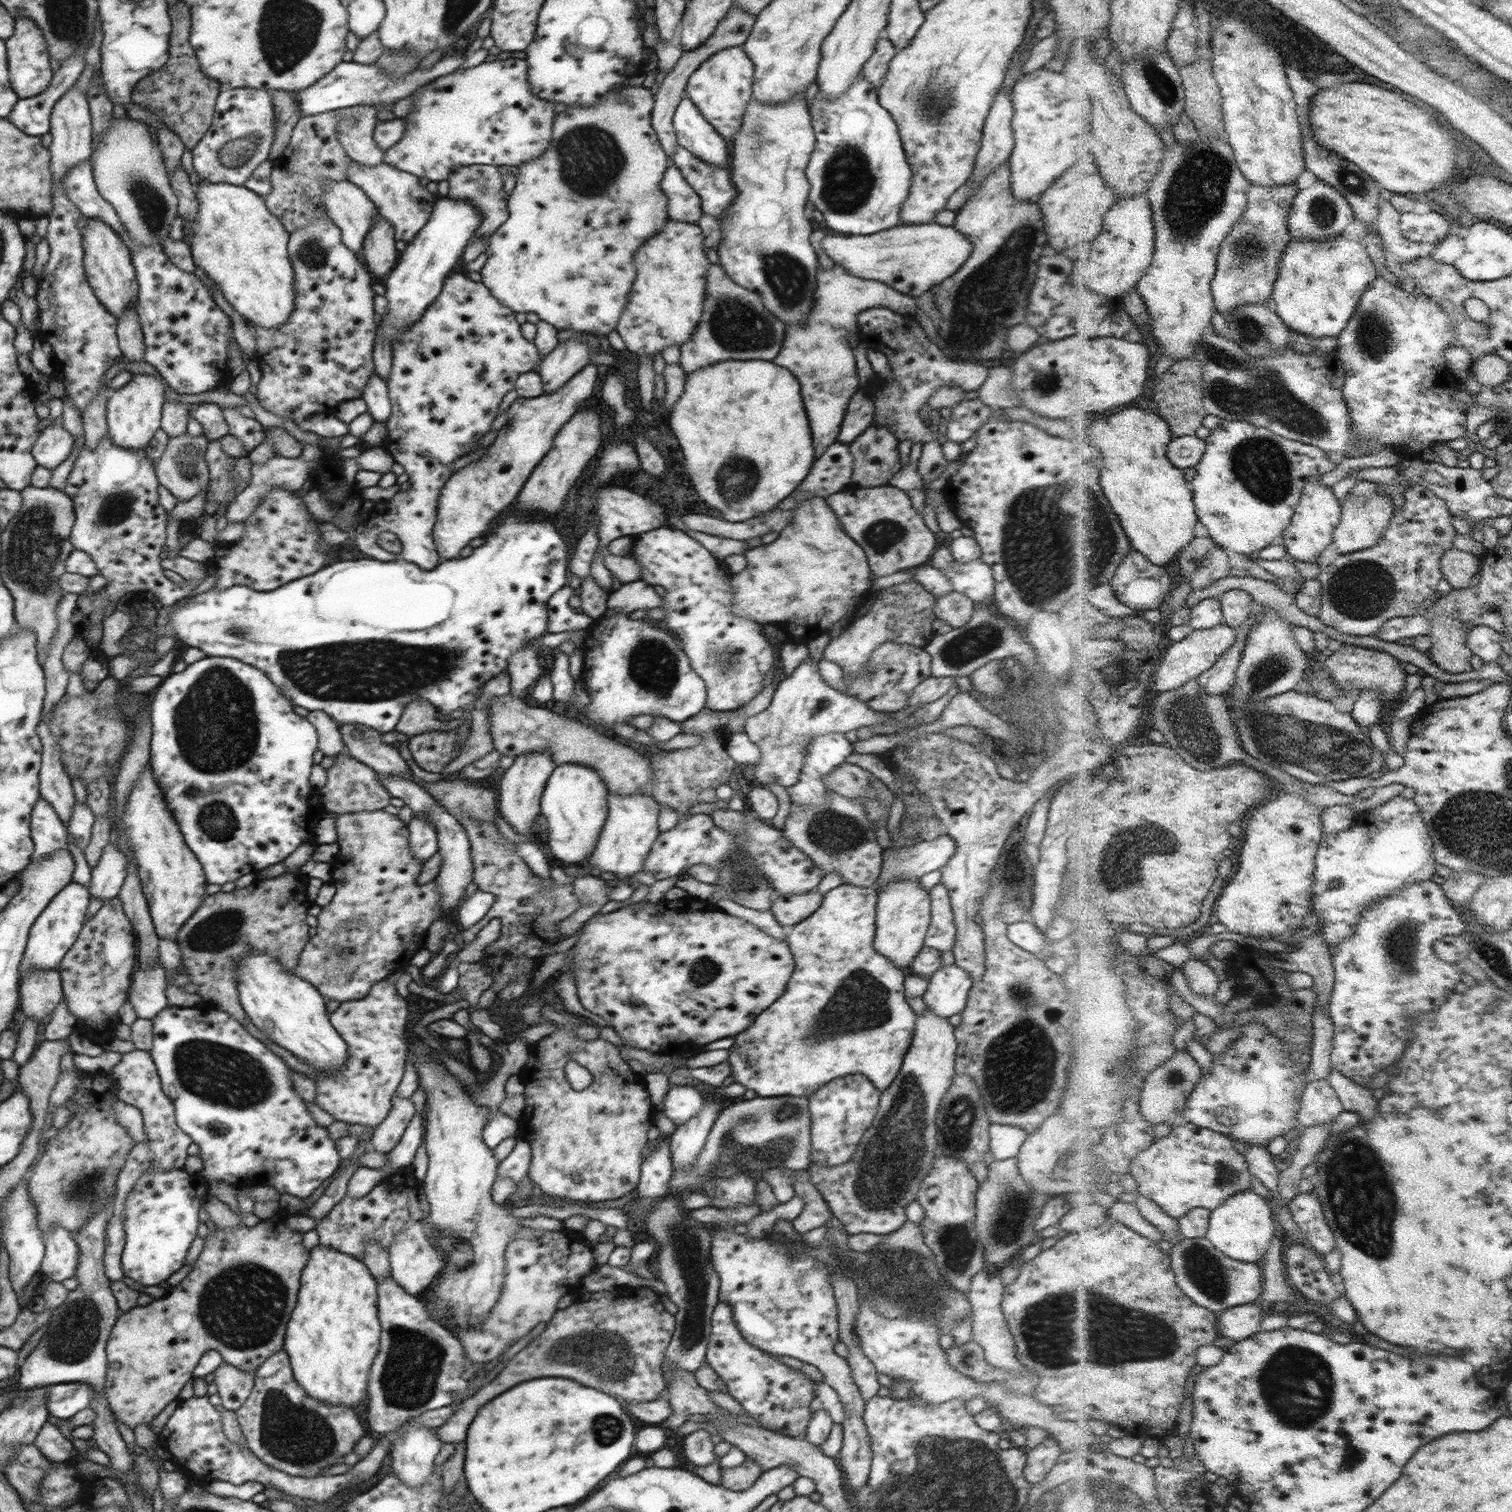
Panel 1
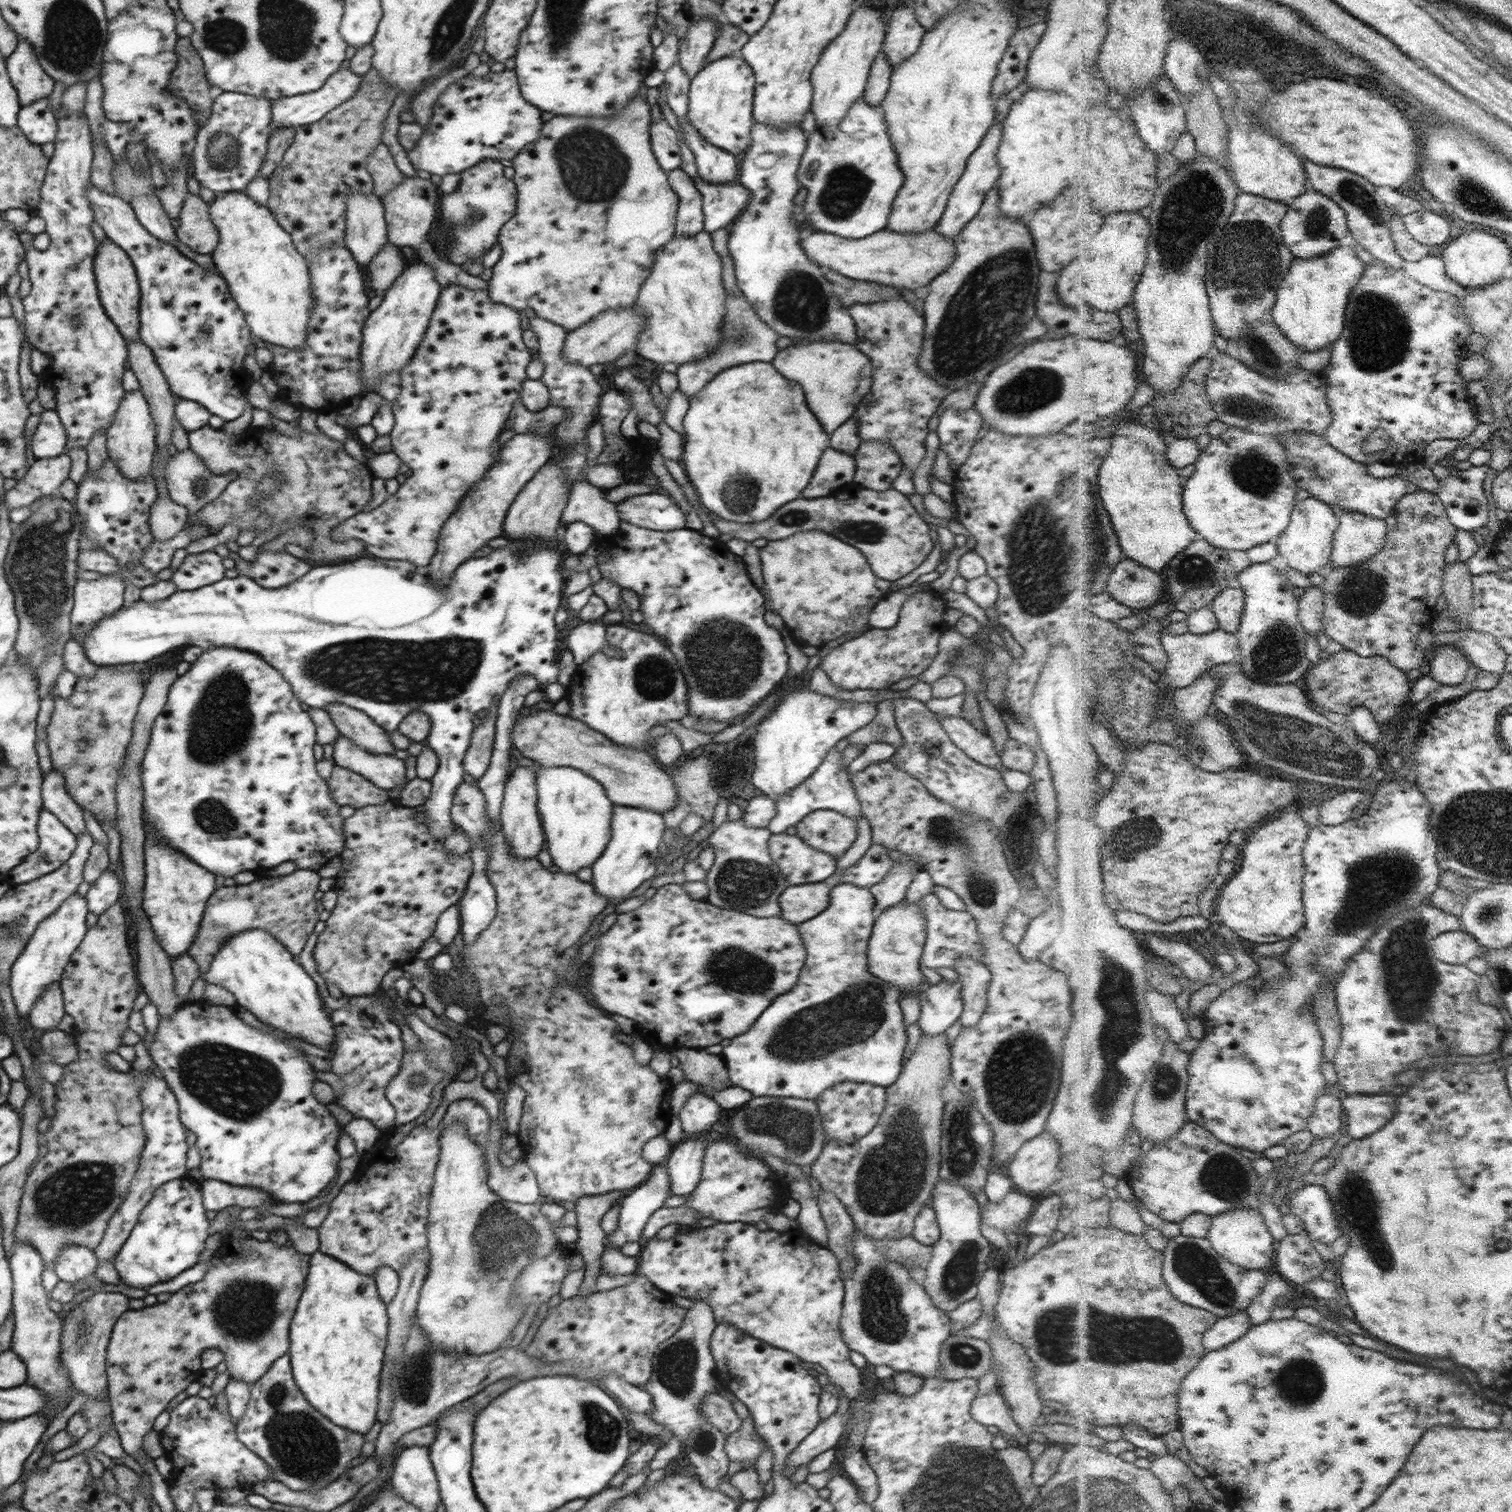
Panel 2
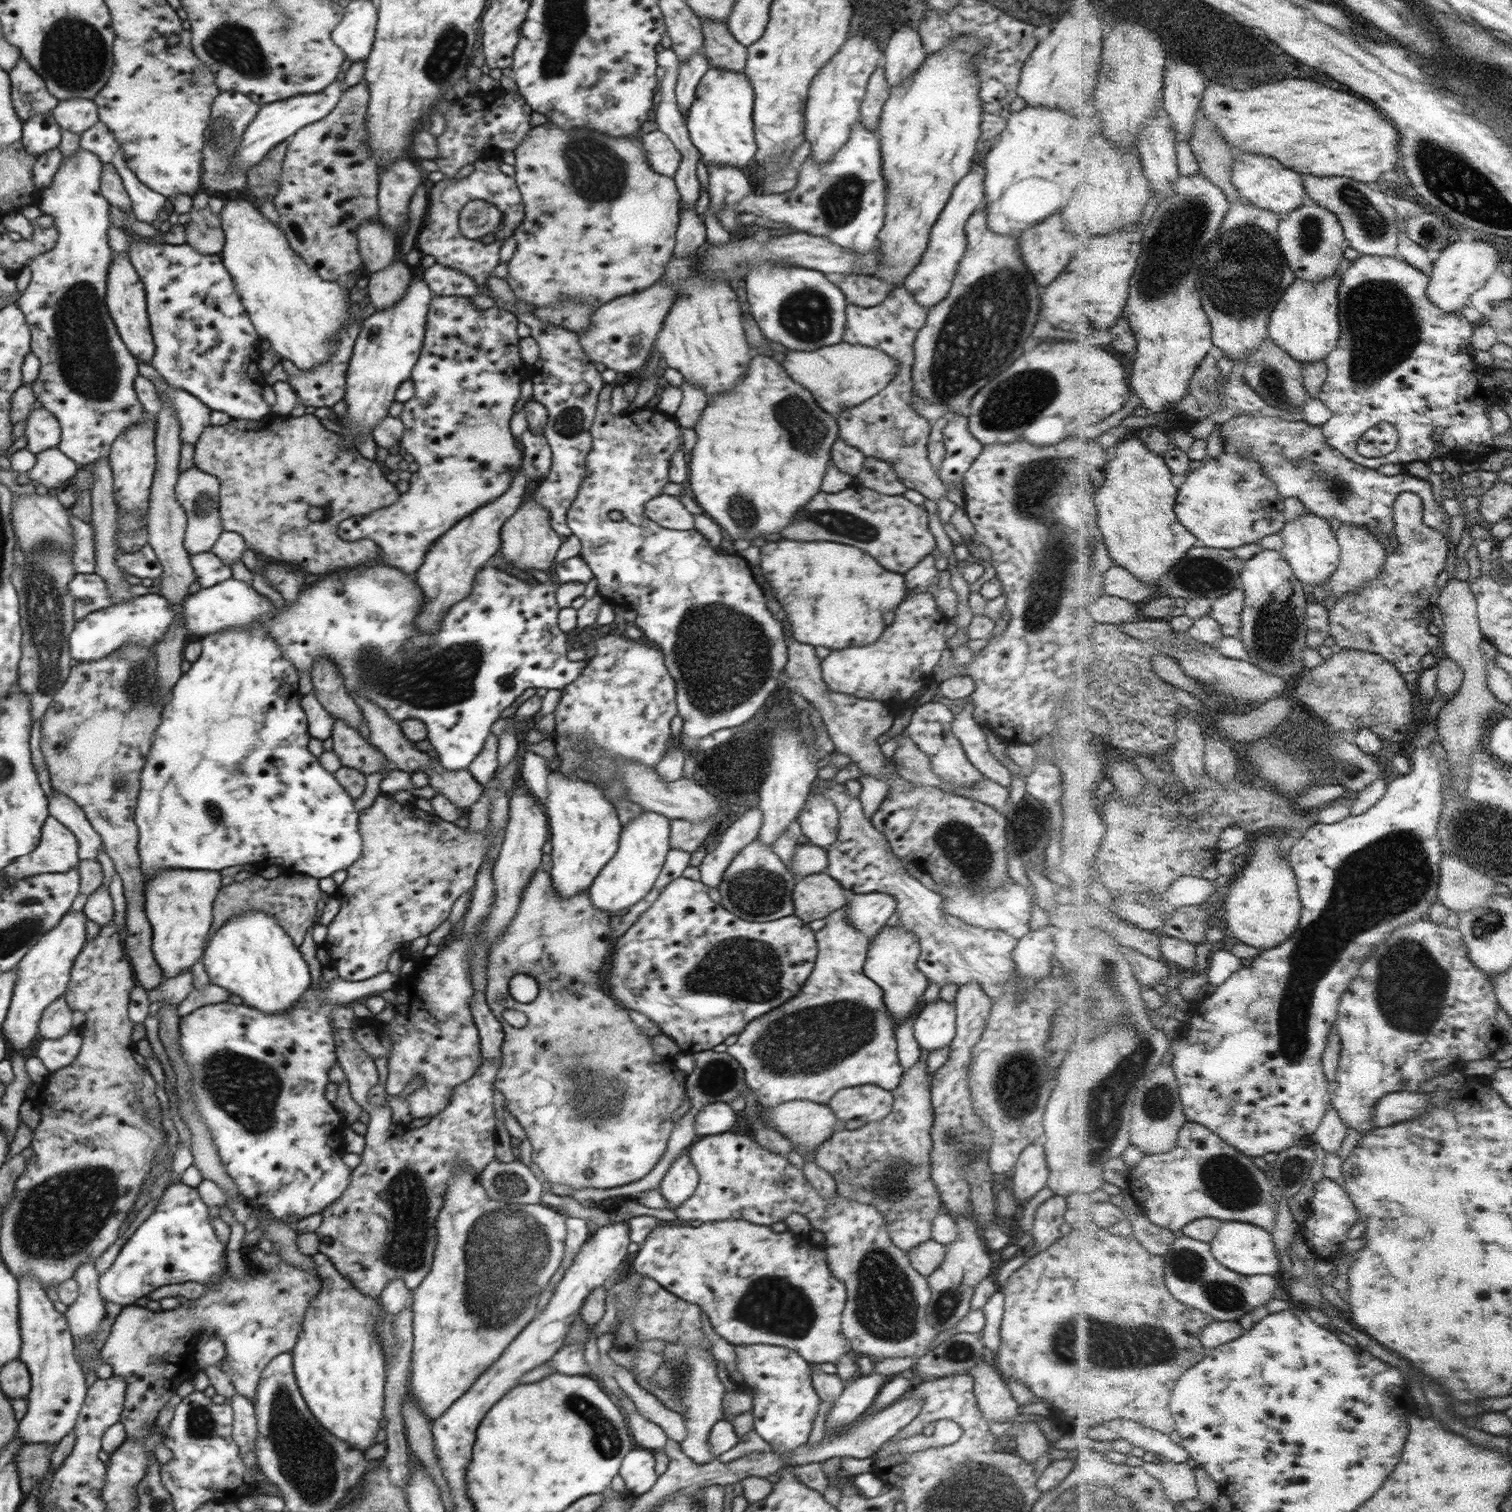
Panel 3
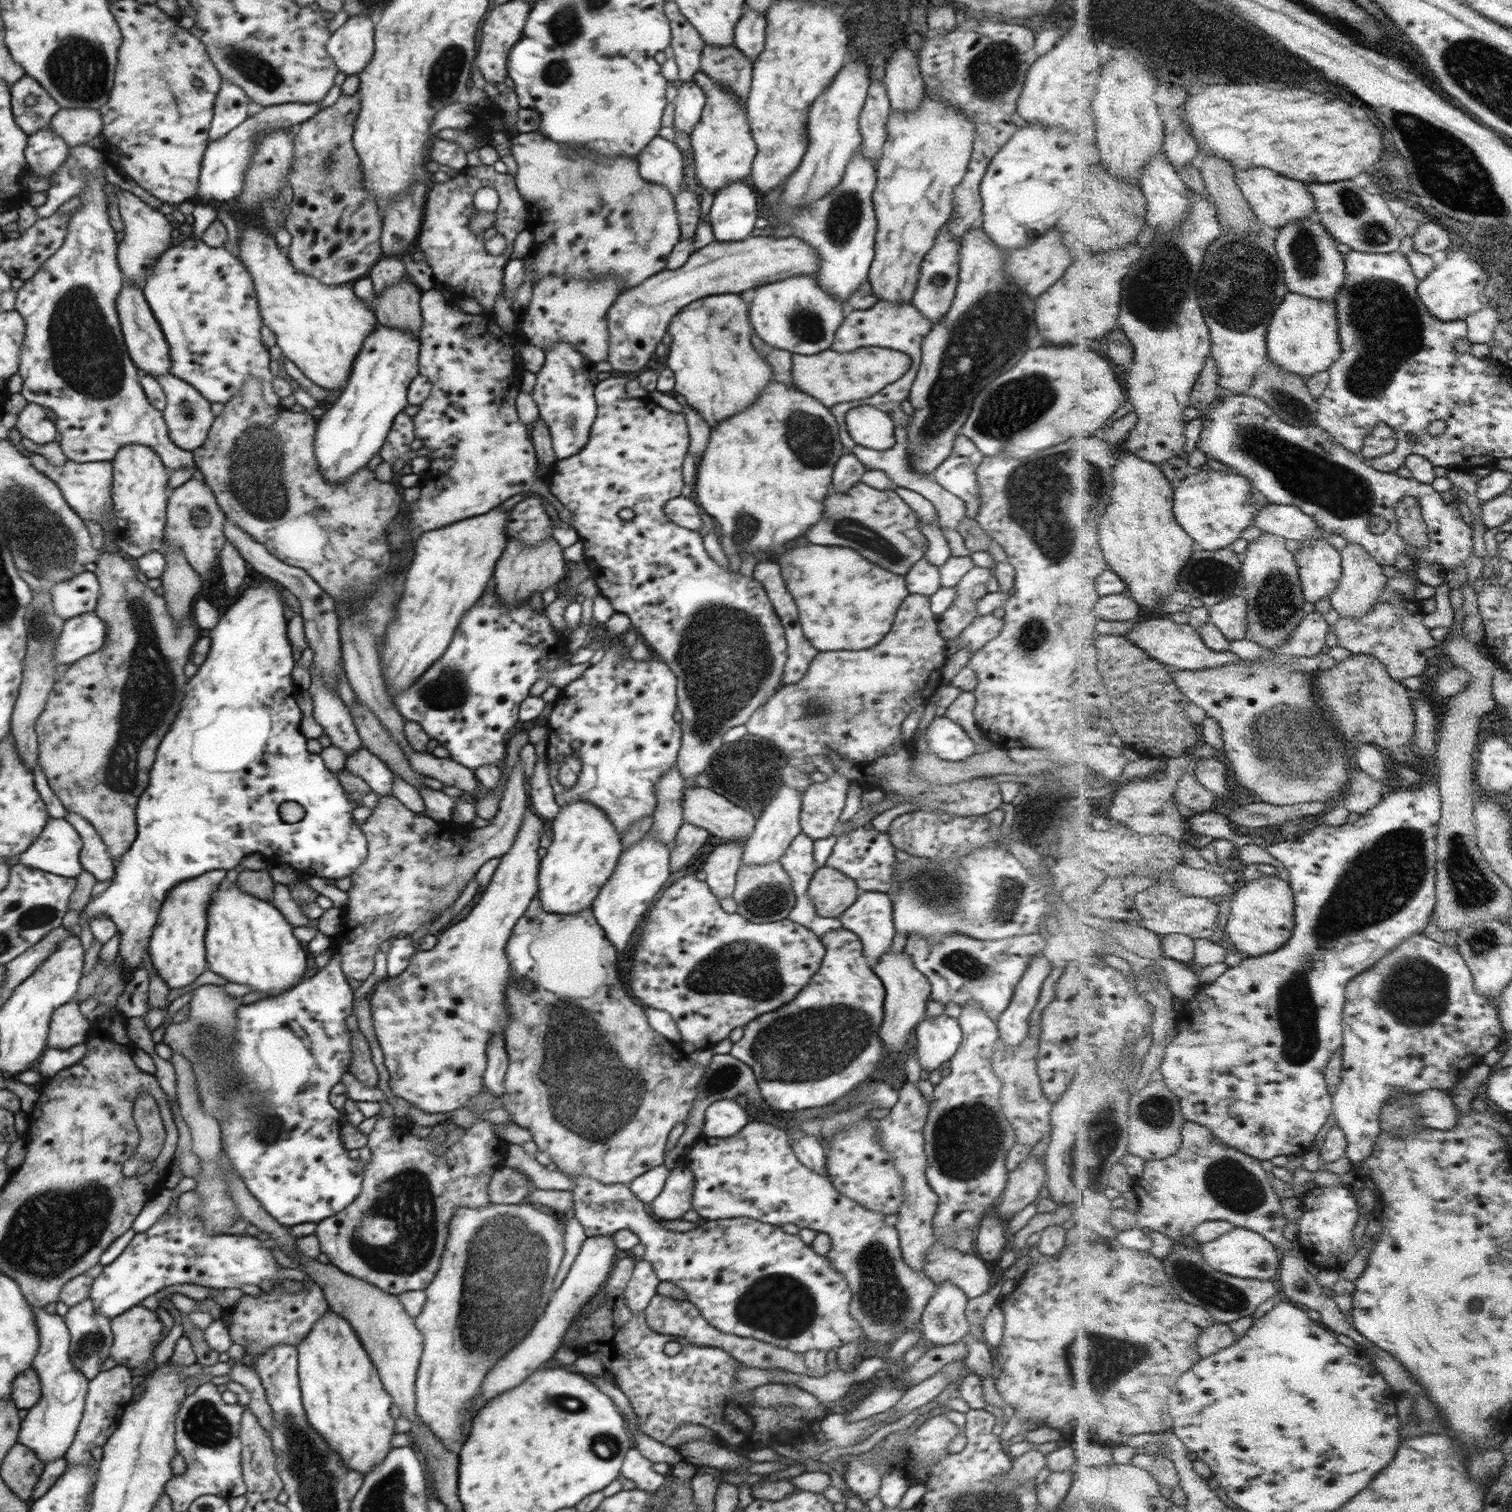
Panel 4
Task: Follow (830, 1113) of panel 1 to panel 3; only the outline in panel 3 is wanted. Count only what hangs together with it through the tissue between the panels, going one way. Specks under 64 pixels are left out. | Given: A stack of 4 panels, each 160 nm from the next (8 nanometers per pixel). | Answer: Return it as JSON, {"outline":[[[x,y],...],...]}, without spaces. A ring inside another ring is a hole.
{"outline":[[[876,1084],[862,1087],[844,1088],[832,1096],[827,1106],[832,1109],[839,1121],[860,1118],[862,1122],[874,1123],[892,1112],[894,1096],[887,1089]]]}

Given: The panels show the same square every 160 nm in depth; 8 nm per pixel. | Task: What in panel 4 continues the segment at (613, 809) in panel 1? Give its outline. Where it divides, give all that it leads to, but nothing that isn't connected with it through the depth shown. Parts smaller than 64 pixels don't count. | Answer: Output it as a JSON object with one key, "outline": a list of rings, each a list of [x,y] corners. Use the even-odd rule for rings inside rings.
{"outline":[[[644,835],[637,843],[621,852],[616,870],[591,904],[597,923],[618,950],[624,950],[628,946],[630,936],[634,936],[634,930],[638,928],[640,920],[644,920],[656,894],[668,880],[671,874],[670,855],[671,849],[668,845],[652,835]]]}

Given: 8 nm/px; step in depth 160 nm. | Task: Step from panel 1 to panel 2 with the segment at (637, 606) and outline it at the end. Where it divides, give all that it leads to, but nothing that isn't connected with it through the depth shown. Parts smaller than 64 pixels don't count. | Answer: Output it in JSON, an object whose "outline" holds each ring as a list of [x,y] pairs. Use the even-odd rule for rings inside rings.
{"outline":[[[602,620],[592,621],[576,626],[566,636],[568,650],[573,654],[574,663],[584,664],[596,652],[604,652],[607,656],[620,656],[620,652],[612,649],[605,639],[606,623]]]}

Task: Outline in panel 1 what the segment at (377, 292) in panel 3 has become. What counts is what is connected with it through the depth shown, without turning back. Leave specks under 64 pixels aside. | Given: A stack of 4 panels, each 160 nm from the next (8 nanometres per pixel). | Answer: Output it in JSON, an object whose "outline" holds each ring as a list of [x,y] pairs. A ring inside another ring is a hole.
{"outline":[[[378,213],[377,221],[369,228],[362,244],[367,269],[373,276],[388,274],[398,262],[394,227]]]}

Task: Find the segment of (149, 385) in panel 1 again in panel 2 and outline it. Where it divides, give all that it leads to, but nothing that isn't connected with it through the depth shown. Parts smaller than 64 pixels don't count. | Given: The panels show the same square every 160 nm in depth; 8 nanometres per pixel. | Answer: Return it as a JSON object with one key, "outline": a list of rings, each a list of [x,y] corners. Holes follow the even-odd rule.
{"outline":[[[141,389],[125,392],[116,409],[115,418],[107,428],[107,451],[127,479],[139,479],[151,474],[152,458],[157,450],[157,424],[152,418],[148,401]]]}

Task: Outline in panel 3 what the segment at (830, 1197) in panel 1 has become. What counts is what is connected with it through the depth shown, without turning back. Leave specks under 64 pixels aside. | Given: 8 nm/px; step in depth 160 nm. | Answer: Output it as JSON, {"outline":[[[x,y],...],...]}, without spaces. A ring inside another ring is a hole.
{"outline":[[[918,1060],[910,1070],[902,1076],[902,1082],[892,1091],[894,1104],[892,1112],[882,1120],[866,1123],[861,1129],[841,1130],[834,1132],[823,1145],[816,1150],[815,1163],[831,1173],[837,1184],[838,1195],[856,1201],[860,1204],[871,1205],[882,1213],[892,1242],[908,1252],[921,1242],[931,1239],[932,1219],[942,1211],[938,1189],[931,1177],[931,1129],[934,1123],[931,1106],[931,1083],[933,1076],[928,1076],[927,1062]]]}

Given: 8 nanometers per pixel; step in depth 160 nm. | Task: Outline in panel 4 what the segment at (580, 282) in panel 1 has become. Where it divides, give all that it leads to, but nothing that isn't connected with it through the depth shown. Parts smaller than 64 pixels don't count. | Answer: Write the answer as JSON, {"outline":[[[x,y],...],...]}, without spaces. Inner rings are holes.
{"outline":[[[538,131],[528,132],[528,134],[516,134],[510,141],[512,145],[511,154],[518,164],[515,183],[529,211],[527,230],[534,235],[533,247],[530,249],[531,255],[527,258],[527,262],[531,262],[534,269],[533,285],[537,280],[550,275],[569,275],[572,278],[576,276],[580,280],[596,280],[596,276],[613,276],[617,282],[623,283],[625,290],[640,286],[647,278],[653,277],[656,273],[667,268],[667,258],[670,257],[672,250],[674,250],[682,237],[675,207],[675,198],[666,185],[646,181],[639,176],[639,162],[635,157],[616,156],[616,158],[608,158],[608,156],[600,156],[600,154],[588,150],[588,148],[568,148],[568,144],[556,144],[556,142],[548,140],[546,136],[538,134]]]}

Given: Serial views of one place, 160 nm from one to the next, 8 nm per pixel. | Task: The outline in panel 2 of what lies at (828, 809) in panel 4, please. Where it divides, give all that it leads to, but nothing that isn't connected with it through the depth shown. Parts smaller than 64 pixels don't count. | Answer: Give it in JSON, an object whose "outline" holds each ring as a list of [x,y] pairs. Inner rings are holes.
{"outline":[[[820,809],[809,812],[796,825],[798,835],[808,846],[833,856],[835,859],[841,857],[858,838],[858,818],[840,814],[835,810]]]}

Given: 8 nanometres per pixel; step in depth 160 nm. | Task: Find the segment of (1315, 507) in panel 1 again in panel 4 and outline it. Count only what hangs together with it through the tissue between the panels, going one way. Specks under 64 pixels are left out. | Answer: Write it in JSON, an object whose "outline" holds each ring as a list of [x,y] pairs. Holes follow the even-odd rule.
{"outline":[[[1312,539],[1307,540],[1296,555],[1307,602],[1315,604],[1331,598],[1343,579],[1343,551],[1328,539]]]}

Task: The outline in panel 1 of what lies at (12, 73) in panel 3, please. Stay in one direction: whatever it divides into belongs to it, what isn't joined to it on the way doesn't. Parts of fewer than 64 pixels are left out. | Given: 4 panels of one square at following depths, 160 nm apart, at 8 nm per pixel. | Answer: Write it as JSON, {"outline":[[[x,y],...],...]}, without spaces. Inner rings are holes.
{"outline":[[[28,17],[15,19],[14,32],[10,38],[5,40],[7,46],[7,59],[9,70],[9,81],[12,90],[16,92],[19,99],[26,99],[49,88],[53,73],[50,67],[50,58],[44,33],[37,24]]]}

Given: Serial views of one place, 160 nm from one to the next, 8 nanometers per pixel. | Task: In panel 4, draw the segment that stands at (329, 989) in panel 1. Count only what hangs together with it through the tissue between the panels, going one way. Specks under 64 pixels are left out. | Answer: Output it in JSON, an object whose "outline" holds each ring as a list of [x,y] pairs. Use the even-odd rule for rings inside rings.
{"outline":[[[521,759],[515,764],[509,779],[503,788],[496,816],[492,823],[479,829],[457,829],[453,836],[445,837],[442,824],[428,818],[424,813],[408,810],[392,795],[380,796],[377,805],[371,808],[371,814],[365,822],[359,823],[362,832],[367,837],[367,860],[360,864],[351,874],[352,884],[348,889],[348,904],[342,909],[341,921],[332,938],[338,948],[343,974],[354,980],[364,981],[374,970],[374,955],[380,950],[384,940],[399,937],[410,937],[418,928],[433,916],[438,916],[453,905],[466,885],[473,879],[478,869],[492,858],[504,856],[514,844],[517,832],[522,824],[523,814],[529,805],[528,778],[524,774]]]}

